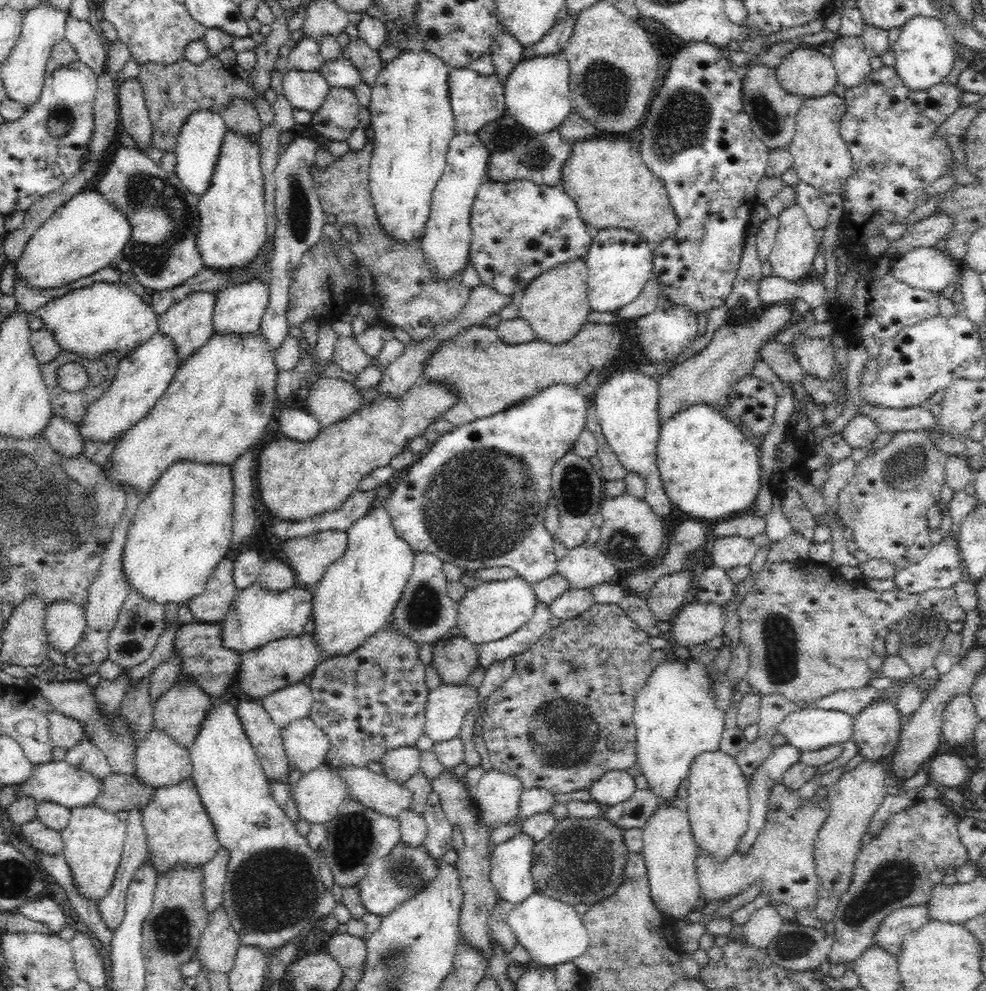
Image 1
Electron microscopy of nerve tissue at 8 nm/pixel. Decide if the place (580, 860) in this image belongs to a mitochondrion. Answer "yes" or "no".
yes

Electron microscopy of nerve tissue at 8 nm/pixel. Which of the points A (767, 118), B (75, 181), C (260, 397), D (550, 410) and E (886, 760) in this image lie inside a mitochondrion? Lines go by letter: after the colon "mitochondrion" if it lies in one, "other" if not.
A: mitochondrion
B: other
C: mitochondrion
D: other
E: other

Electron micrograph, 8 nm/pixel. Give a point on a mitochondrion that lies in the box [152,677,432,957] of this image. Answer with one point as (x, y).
(272, 890)

